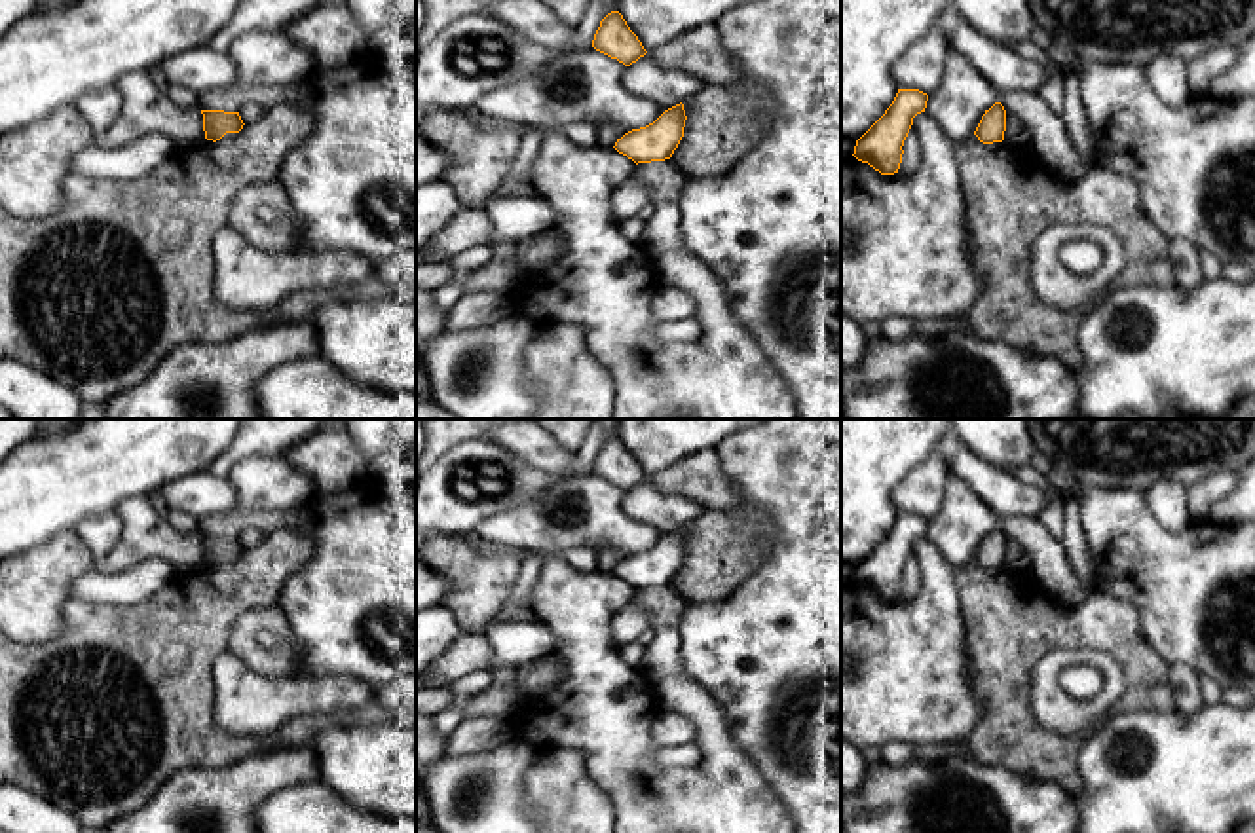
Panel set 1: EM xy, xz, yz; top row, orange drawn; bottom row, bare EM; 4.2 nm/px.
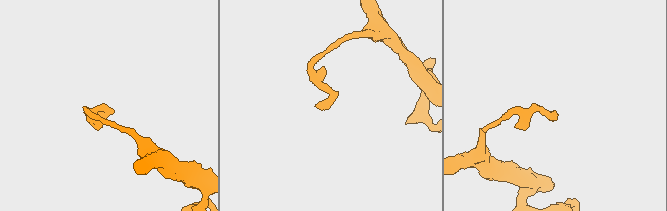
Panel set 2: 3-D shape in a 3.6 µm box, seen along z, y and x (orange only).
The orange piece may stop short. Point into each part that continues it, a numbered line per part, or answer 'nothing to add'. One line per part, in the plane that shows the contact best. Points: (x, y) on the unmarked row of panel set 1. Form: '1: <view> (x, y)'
nothing to add

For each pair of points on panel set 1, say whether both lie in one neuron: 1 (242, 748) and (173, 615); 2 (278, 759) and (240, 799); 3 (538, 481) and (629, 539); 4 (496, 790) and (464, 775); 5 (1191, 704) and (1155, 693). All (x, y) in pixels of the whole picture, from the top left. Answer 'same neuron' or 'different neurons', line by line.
1: same neuron
2: same neuron
3: different neurons
4: same neuron
5: different neurons

